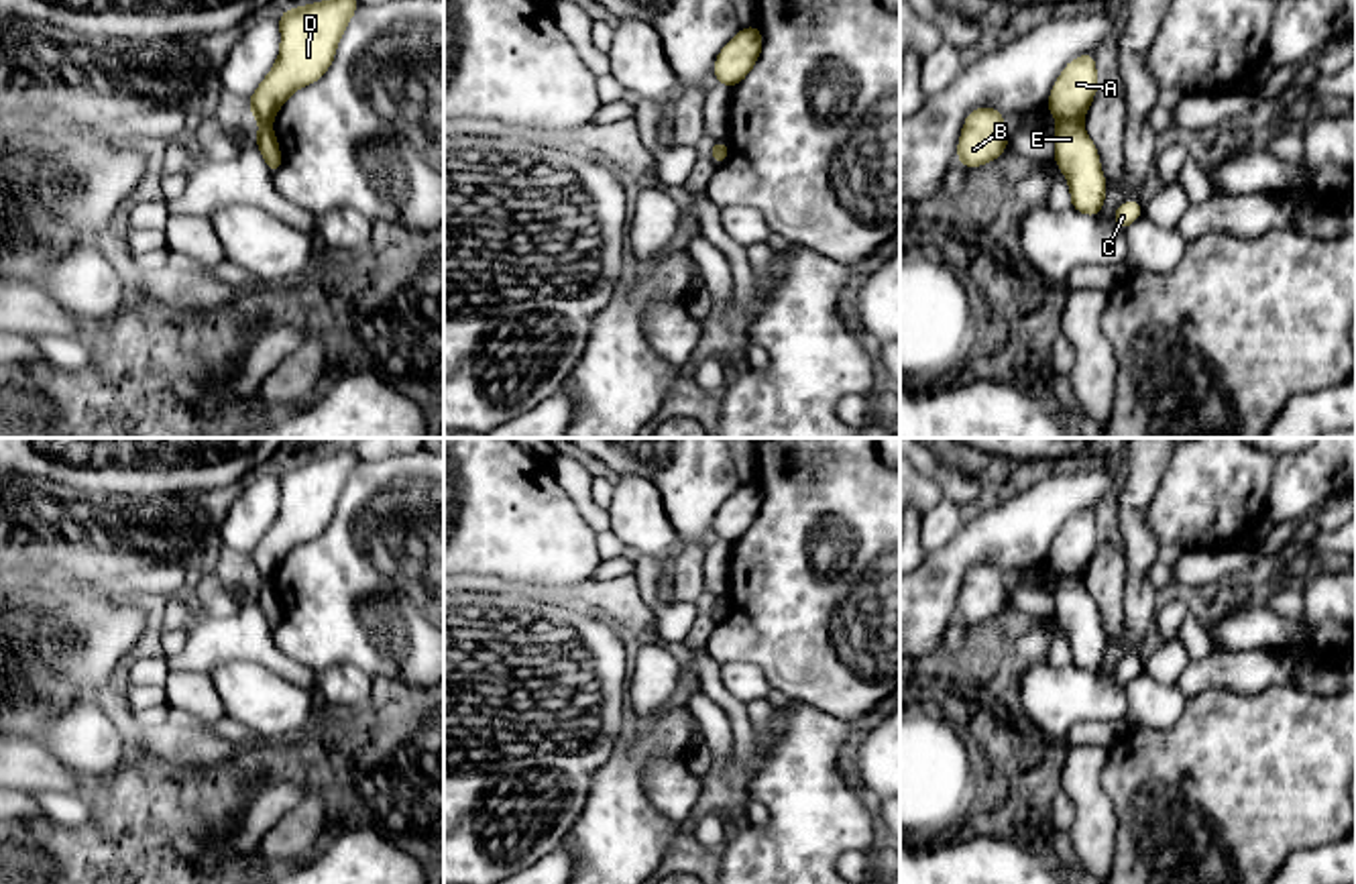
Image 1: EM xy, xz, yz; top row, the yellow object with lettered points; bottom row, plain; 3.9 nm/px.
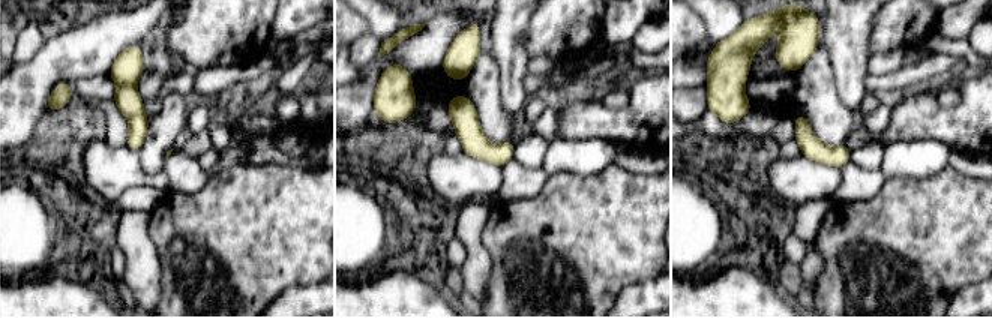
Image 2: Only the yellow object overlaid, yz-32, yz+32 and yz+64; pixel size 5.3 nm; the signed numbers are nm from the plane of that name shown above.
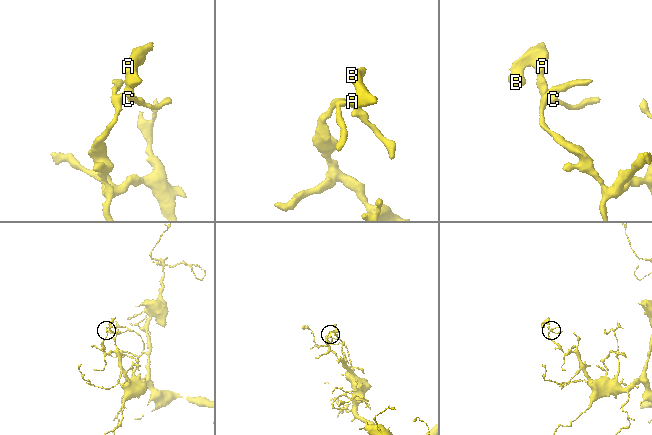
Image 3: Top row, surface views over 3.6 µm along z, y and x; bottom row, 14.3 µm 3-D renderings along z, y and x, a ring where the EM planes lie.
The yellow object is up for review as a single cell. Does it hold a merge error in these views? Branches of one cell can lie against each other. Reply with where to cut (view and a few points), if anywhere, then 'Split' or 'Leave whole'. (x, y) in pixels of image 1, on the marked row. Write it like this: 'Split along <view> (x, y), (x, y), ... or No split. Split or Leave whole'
Split along yz (1059, 119), (1080, 123). Split

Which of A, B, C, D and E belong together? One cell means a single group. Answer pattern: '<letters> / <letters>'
A B D / C E

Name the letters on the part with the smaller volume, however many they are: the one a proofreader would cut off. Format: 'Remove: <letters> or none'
Remove: A, B, D

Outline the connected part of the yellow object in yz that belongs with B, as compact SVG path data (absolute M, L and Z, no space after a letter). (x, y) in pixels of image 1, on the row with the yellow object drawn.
M979 106L965 118L957 145L957 159L963 167L979 167L998 159L1010 139L1004 130L1004 114L996 108Z

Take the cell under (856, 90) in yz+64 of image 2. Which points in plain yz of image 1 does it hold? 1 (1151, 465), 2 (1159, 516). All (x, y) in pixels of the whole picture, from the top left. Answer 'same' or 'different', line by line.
1: same
2: different

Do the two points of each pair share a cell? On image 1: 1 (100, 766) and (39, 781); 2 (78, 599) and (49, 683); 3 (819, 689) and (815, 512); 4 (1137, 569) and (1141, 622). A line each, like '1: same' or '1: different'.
1: different
2: same
3: same
4: same

